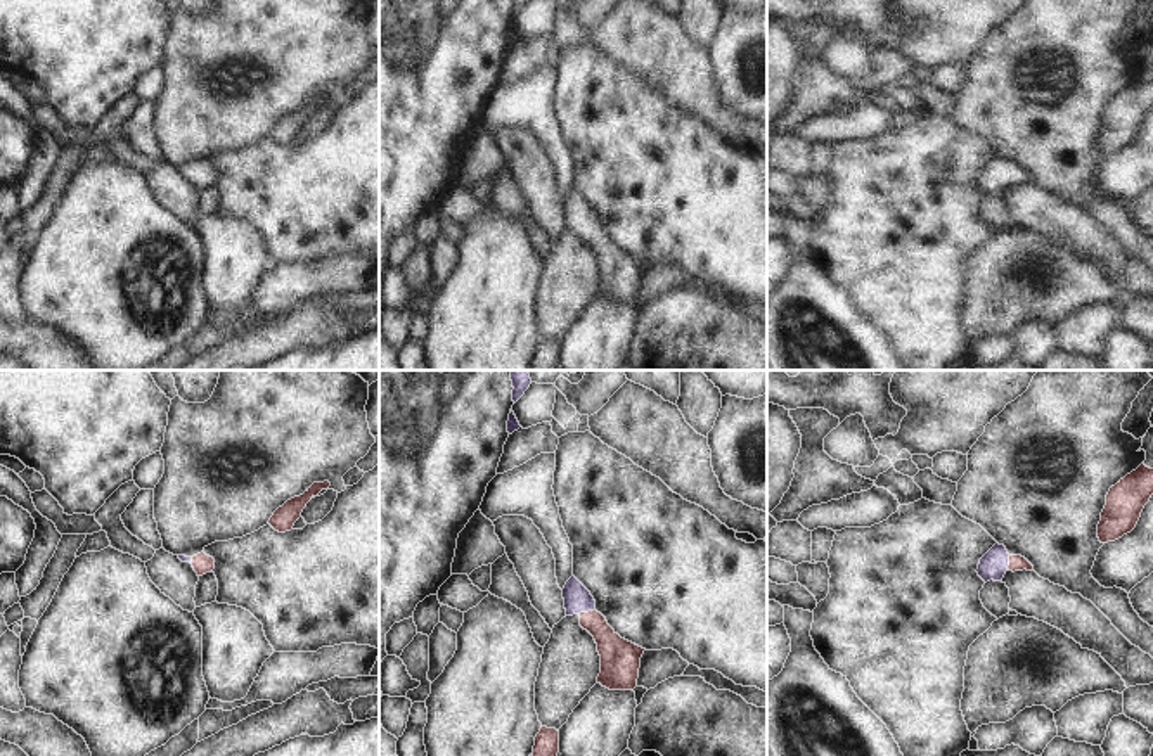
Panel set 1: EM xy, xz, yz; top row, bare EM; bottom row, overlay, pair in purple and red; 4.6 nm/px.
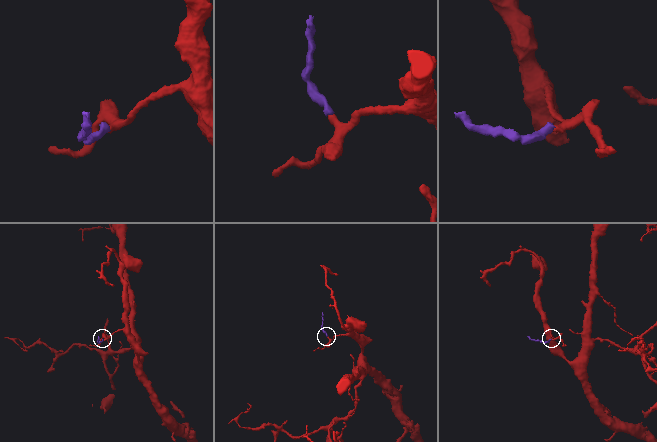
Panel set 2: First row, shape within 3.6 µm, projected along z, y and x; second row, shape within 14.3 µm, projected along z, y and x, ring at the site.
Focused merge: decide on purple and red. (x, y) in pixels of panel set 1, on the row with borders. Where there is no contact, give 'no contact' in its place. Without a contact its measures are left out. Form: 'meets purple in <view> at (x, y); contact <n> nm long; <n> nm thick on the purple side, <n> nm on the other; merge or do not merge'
meets purple in xz at (586, 611); contact 70 nm long; 130 nm thick on the purple side, 160 nm on the other; merge

